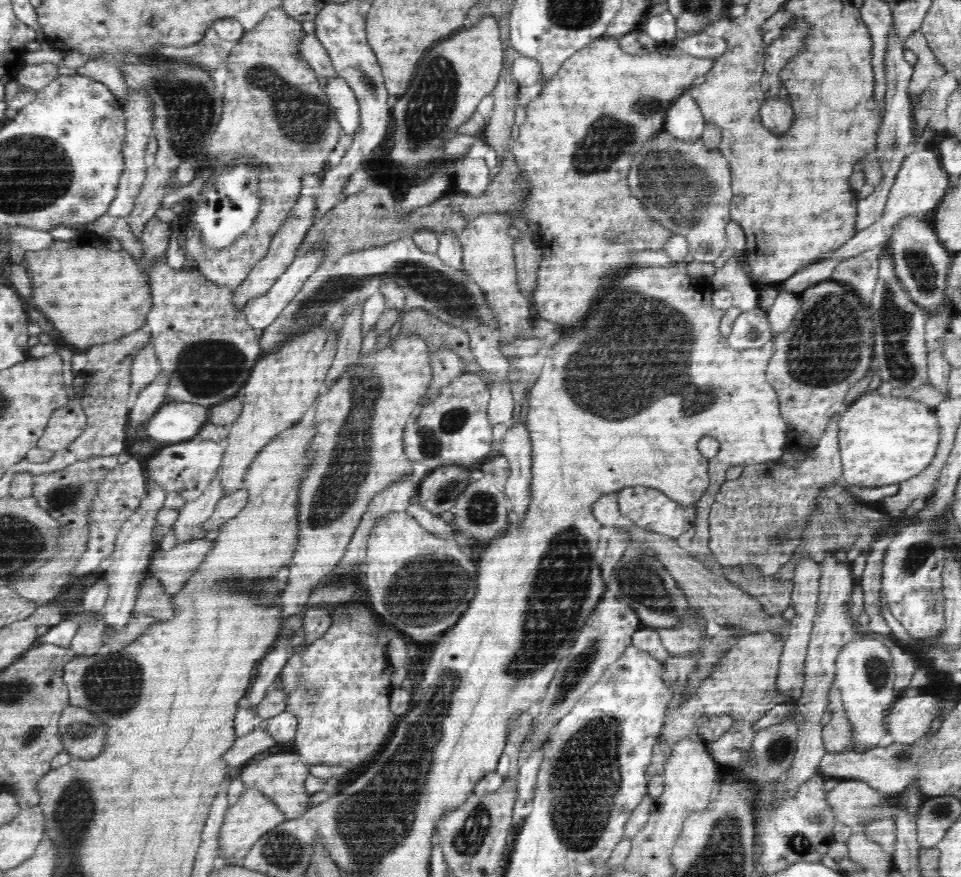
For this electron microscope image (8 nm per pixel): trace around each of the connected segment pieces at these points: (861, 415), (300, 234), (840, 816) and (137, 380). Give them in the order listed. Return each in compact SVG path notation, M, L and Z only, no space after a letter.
M865 392L856 398L838 422L843 480L847 486L876 488L900 484L923 472L932 464L940 442L939 420L934 409L910 398L897 398L891 393Z
M306 174L306 176L302 176L302 178L304 178L304 180L302 180L304 186L301 188L301 196L289 212L288 218L284 220L282 226L280 226L273 236L266 256L252 268L248 276L246 276L246 280L233 291L234 296L232 296L232 301L234 301L234 305L236 305L238 309L243 310L249 300L257 296L262 296L270 290L274 281L278 280L280 275L286 272L288 266L292 264L292 261L298 255L298 250L303 238L306 236L308 229L314 224L314 212L316 212L317 196L320 193L321 176L318 175L318 178L316 178L316 174L314 174L314 176L308 176L308 174Z
M843 779L839 780L839 783L827 792L825 801L832 809L835 820L850 826L852 832L856 832L858 827L884 817L892 816L892 818L896 819L899 795L881 794L863 780Z
M148 342L140 352L136 352L130 368L130 400L137 400L142 390L158 378L161 370L158 369L157 356L152 342Z

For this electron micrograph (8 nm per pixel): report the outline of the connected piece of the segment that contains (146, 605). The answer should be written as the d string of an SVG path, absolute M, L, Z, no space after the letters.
M146 576L139 585L134 612L142 616L154 616L162 620L174 618L174 606L172 598L164 592L164 585L152 576Z

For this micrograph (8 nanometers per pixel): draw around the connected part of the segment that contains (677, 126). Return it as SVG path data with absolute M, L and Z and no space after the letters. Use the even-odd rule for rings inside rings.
M686 92L668 108L664 130L684 142L694 142L704 132L705 120L698 103Z

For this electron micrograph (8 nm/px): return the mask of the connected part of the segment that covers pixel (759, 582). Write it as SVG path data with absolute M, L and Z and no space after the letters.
M748 568L746 576L740 570L726 570L726 578L734 584L738 584L742 590L748 590L748 594L758 599L766 614L781 614L790 606L793 581L777 580L777 574L762 578L758 570Z

